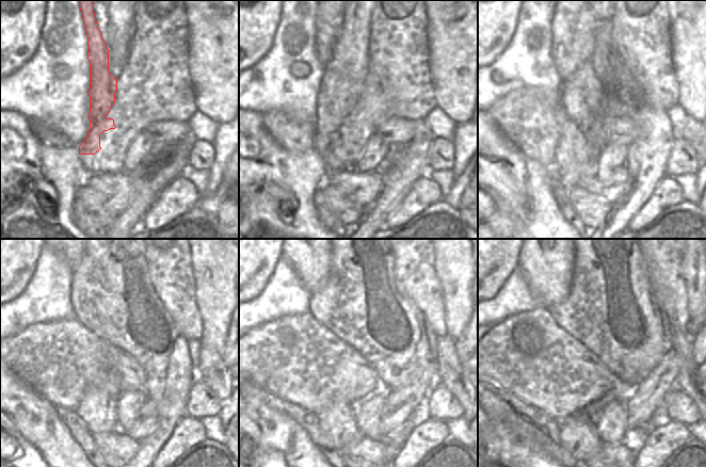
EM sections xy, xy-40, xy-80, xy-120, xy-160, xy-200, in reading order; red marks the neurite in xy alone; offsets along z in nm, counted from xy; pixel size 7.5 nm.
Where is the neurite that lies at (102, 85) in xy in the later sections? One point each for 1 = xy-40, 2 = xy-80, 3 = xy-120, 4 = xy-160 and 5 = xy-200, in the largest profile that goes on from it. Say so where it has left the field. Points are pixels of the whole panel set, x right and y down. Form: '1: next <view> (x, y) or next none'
1: next xy-40 (338, 95)
2: next xy-80 (575, 163)
3: next xy-120 (98, 409)
4: next xy-160 (338, 423)
5: next xy-200 (578, 435)

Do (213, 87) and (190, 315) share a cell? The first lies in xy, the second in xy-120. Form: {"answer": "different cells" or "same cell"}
{"answer": "different cells"}

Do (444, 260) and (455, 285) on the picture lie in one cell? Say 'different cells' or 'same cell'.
same cell

